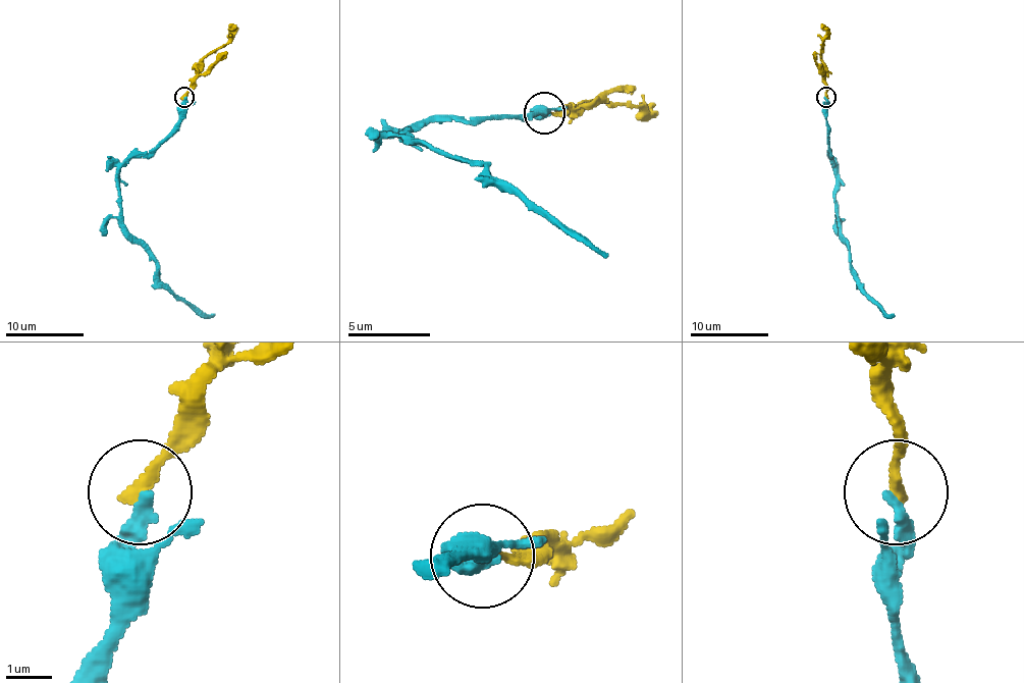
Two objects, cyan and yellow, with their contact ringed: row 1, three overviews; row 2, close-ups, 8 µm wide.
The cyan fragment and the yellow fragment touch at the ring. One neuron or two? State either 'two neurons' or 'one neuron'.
two neurons

